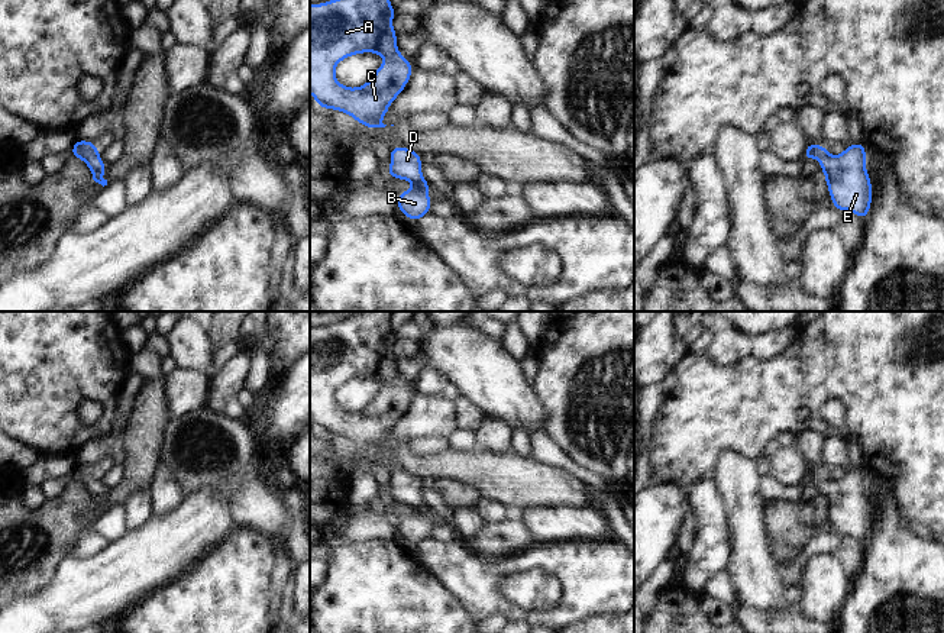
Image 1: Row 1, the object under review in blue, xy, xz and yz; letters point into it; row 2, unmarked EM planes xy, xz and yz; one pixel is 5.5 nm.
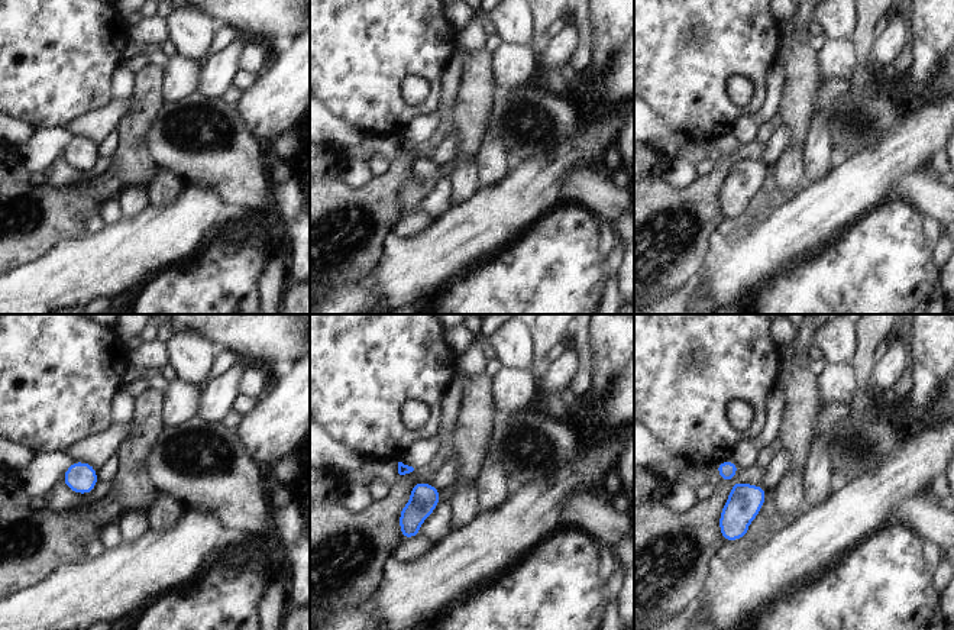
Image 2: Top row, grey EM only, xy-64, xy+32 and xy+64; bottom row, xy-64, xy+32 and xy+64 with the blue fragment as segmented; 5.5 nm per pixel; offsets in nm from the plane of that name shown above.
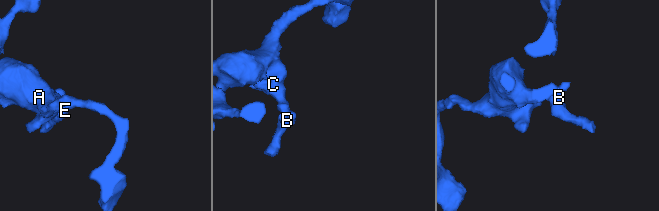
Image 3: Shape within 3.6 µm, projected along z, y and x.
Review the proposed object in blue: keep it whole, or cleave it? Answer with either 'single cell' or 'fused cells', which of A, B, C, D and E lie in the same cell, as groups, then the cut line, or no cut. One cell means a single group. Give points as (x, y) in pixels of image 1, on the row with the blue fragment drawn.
single cell | A B C D E | no cut

